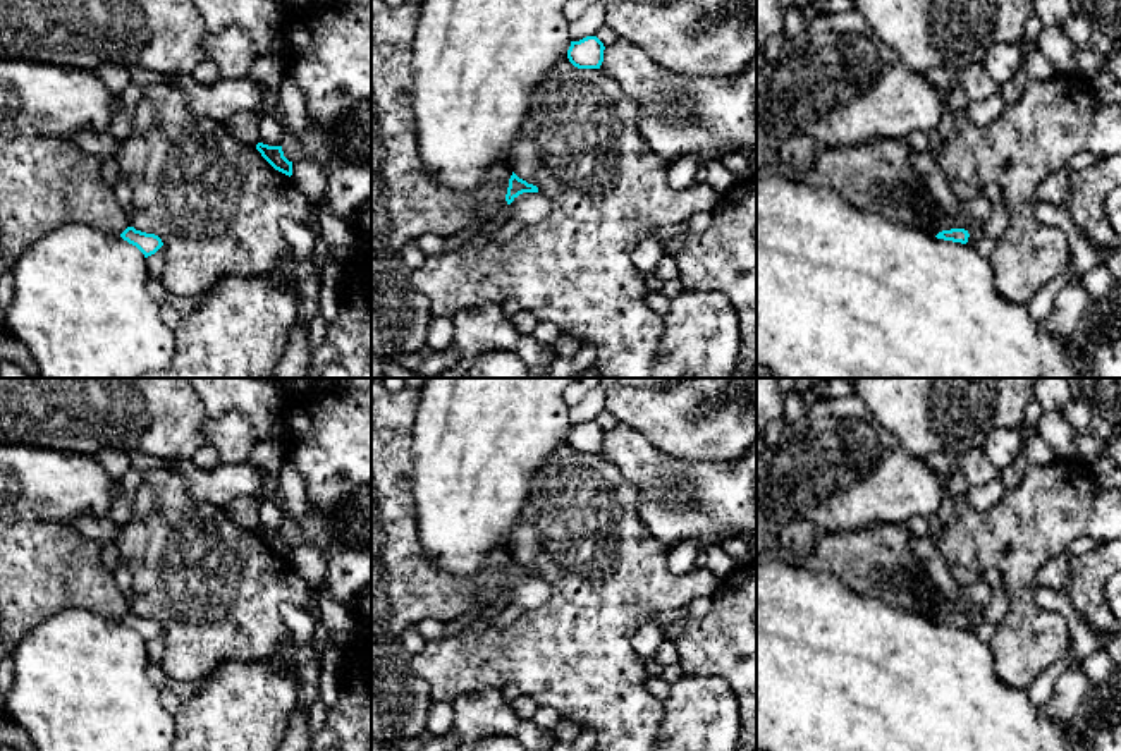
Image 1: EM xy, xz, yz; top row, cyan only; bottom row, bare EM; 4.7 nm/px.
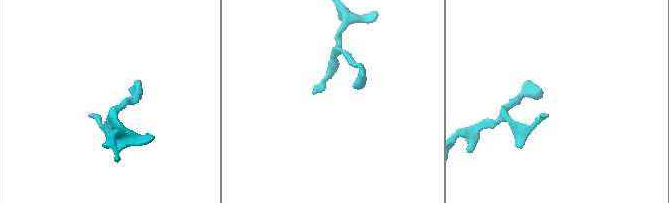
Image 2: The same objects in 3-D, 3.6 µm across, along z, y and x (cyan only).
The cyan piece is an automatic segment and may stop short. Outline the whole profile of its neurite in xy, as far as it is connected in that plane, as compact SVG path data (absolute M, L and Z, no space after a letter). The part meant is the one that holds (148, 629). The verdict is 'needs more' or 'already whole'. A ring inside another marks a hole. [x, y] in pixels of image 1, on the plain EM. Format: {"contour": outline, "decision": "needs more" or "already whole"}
{"contour": "M127 612L120 622L136 631L144 643L155 639L163 631L158 620L136 615L134 612Z", "decision": "already whole"}

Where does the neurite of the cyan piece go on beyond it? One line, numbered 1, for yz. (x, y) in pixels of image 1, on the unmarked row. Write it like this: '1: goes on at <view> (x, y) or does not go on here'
1: does not go on here

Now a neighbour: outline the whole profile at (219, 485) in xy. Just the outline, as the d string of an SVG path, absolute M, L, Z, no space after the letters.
M168 459L168 469L184 478L186 488L199 502L225 507L236 497L254 497L284 507L279 488L266 485L268 473L248 462L199 469L191 459Z

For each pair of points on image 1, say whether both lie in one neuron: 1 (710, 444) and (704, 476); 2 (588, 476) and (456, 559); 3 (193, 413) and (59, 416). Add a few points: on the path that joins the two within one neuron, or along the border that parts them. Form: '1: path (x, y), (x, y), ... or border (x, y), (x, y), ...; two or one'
1: border (667, 454), (678, 459), (710, 463), (738, 459); two
2: border (530, 483), (508, 547); two
3: path (160, 413), (91, 413); one

